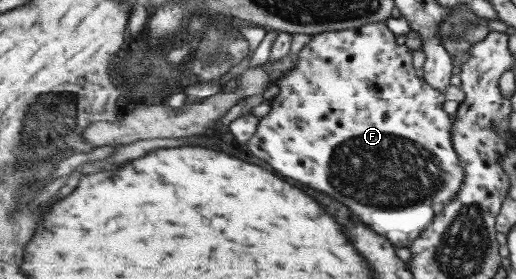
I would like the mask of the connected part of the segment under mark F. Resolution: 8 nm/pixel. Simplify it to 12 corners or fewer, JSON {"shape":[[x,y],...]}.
{"shape":[[385,22],[313,35],[246,143],[412,246],[464,170]]}

